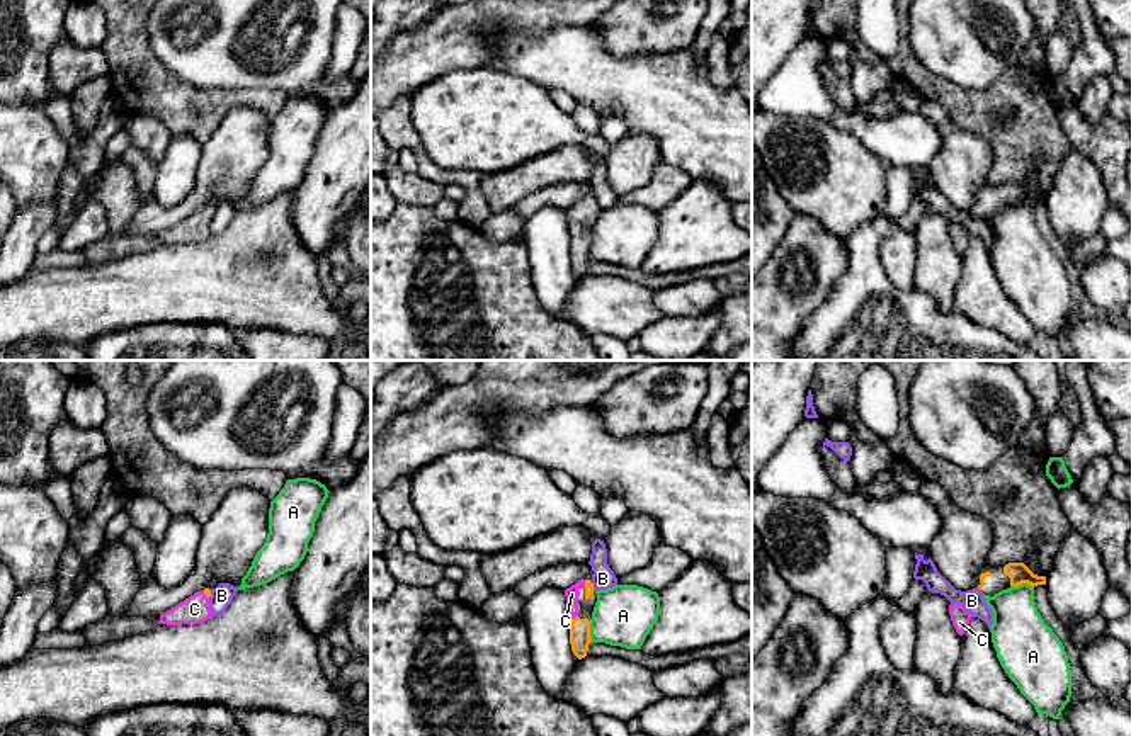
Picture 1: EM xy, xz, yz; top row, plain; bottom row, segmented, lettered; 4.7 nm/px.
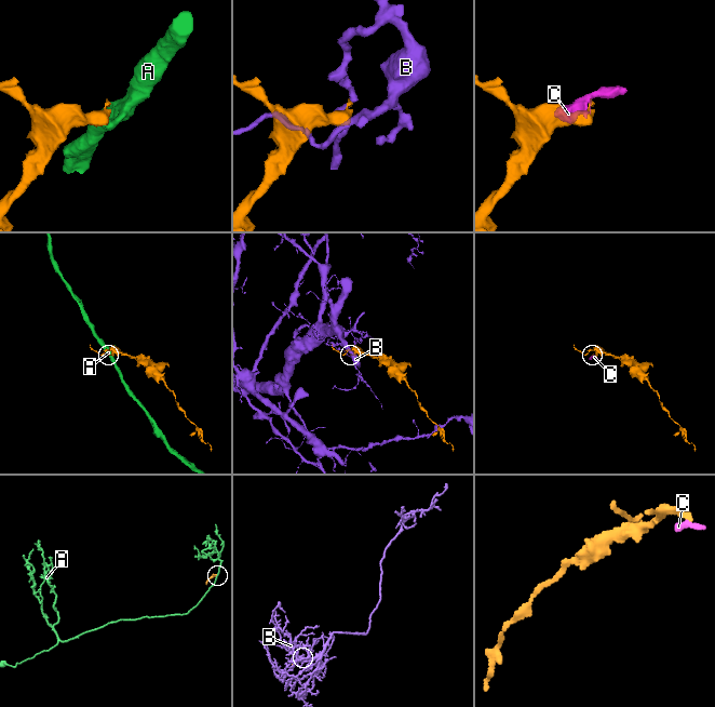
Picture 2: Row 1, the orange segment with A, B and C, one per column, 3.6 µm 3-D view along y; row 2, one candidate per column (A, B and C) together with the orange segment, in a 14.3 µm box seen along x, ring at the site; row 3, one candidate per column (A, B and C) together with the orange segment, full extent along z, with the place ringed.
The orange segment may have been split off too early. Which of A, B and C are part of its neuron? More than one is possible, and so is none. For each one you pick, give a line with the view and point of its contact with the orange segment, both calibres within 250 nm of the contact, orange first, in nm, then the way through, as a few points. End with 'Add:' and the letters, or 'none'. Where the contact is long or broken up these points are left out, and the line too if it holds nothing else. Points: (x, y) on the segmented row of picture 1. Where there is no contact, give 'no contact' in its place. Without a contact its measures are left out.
C: xz (575, 617) | 100/70 nm | across xz (580, 628), (575, 617), (572, 594)
Add: C

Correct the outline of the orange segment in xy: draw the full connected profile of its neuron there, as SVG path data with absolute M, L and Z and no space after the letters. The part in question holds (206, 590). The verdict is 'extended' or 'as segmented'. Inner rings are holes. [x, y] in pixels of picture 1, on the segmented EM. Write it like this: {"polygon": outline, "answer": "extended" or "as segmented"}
{"polygon": "M204 588L202 592L196 592L184 602L177 603L170 610L160 615L158 624L167 626L180 626L180 624L201 624L211 619L209 609L211 590Z", "answer": "extended"}

